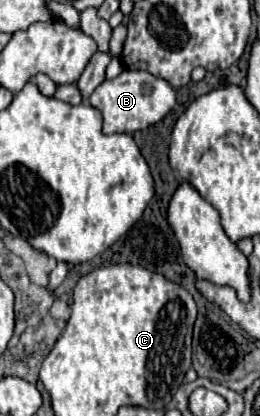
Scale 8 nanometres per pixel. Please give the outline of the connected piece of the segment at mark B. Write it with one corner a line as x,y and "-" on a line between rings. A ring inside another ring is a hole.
124,69
116,79
100,83
88,101
104,117
102,133
134,133
158,123
176,105
176,89
166,79
150,75
148,71

